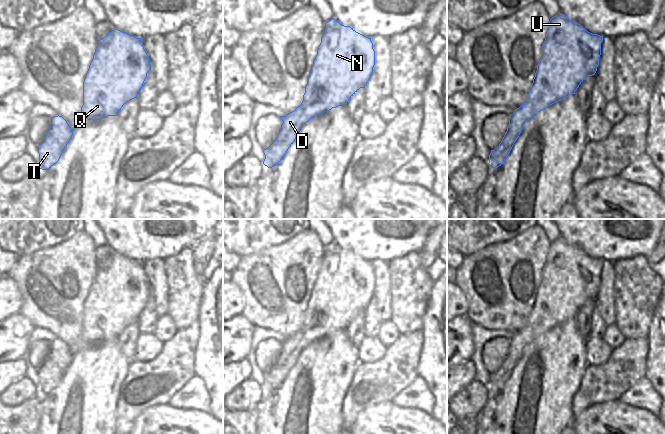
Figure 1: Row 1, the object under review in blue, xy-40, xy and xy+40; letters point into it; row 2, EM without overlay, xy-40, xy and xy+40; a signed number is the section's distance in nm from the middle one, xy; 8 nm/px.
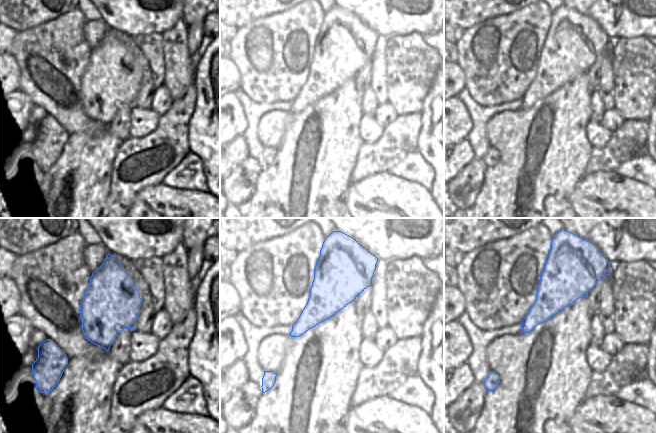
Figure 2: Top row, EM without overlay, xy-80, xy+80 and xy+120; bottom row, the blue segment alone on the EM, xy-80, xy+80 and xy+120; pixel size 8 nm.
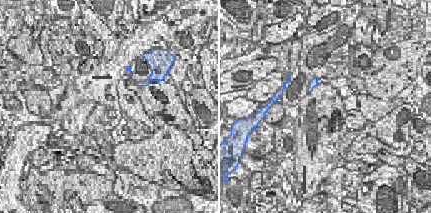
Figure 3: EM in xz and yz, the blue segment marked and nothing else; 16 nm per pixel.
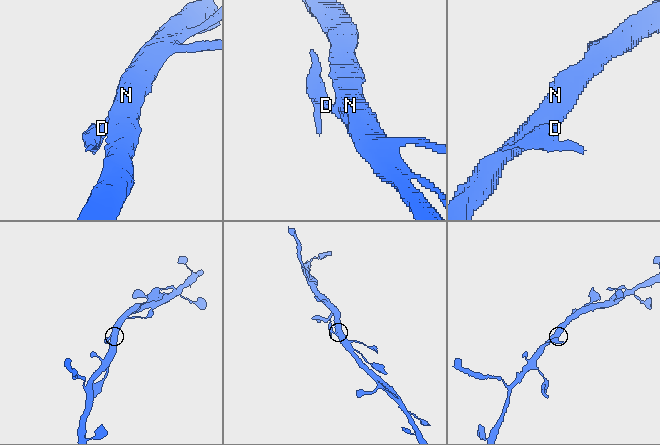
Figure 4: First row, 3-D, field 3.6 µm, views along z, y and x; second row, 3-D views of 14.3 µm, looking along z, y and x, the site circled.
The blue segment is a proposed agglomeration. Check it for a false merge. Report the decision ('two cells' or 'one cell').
two cells

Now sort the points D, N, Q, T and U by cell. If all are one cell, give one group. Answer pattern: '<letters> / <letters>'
D T / N Q U

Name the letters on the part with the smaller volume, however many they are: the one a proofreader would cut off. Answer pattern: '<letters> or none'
D, T.

